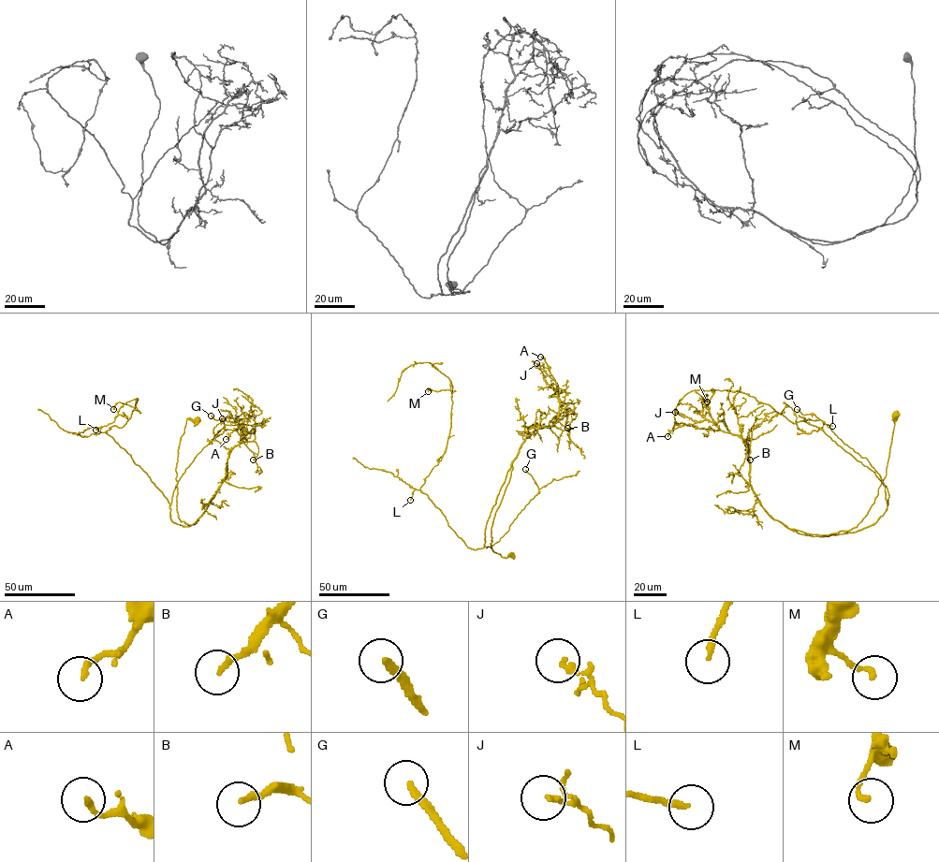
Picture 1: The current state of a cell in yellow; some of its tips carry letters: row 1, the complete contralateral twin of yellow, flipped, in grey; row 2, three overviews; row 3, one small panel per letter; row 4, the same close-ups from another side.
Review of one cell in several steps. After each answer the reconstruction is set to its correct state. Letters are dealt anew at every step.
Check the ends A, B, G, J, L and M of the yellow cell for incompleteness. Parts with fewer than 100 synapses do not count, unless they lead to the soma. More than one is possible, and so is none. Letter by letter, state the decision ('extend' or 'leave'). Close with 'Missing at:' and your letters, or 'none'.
A: leave
B: leave
G: extend
J: leave
L: leave
M: leave
Missing at: G

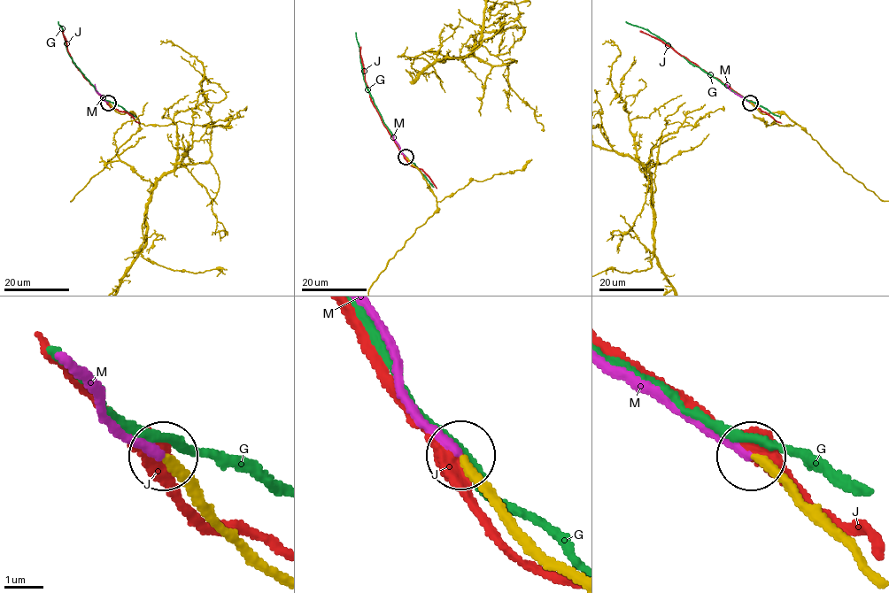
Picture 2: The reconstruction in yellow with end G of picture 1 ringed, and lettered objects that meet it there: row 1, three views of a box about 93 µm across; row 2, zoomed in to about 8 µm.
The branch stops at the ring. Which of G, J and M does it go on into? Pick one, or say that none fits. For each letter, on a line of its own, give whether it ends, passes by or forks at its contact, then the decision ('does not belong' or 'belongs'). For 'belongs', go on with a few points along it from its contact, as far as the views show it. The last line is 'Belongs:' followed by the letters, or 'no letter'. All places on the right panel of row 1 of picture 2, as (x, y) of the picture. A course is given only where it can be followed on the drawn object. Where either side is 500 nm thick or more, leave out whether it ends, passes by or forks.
G: it passes by; does not belong
J: it passes by; does not belong
M: it ends there; belongs; it runs (750, 103), (726, 84)
Belongs: M

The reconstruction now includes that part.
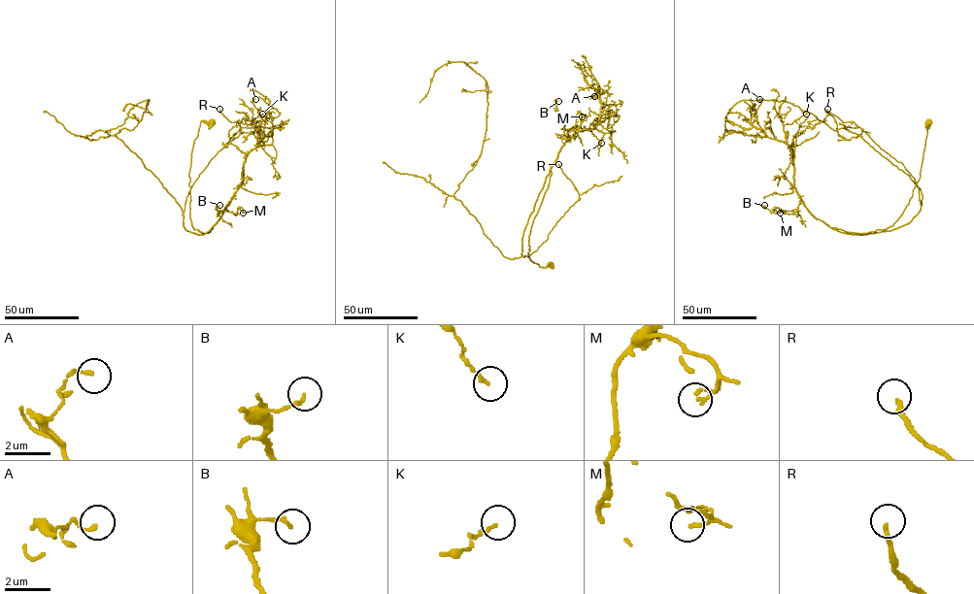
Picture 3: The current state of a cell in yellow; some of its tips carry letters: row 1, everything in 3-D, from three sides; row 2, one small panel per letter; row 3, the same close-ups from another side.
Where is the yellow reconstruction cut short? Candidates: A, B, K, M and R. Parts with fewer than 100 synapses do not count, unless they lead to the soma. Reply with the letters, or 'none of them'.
R

